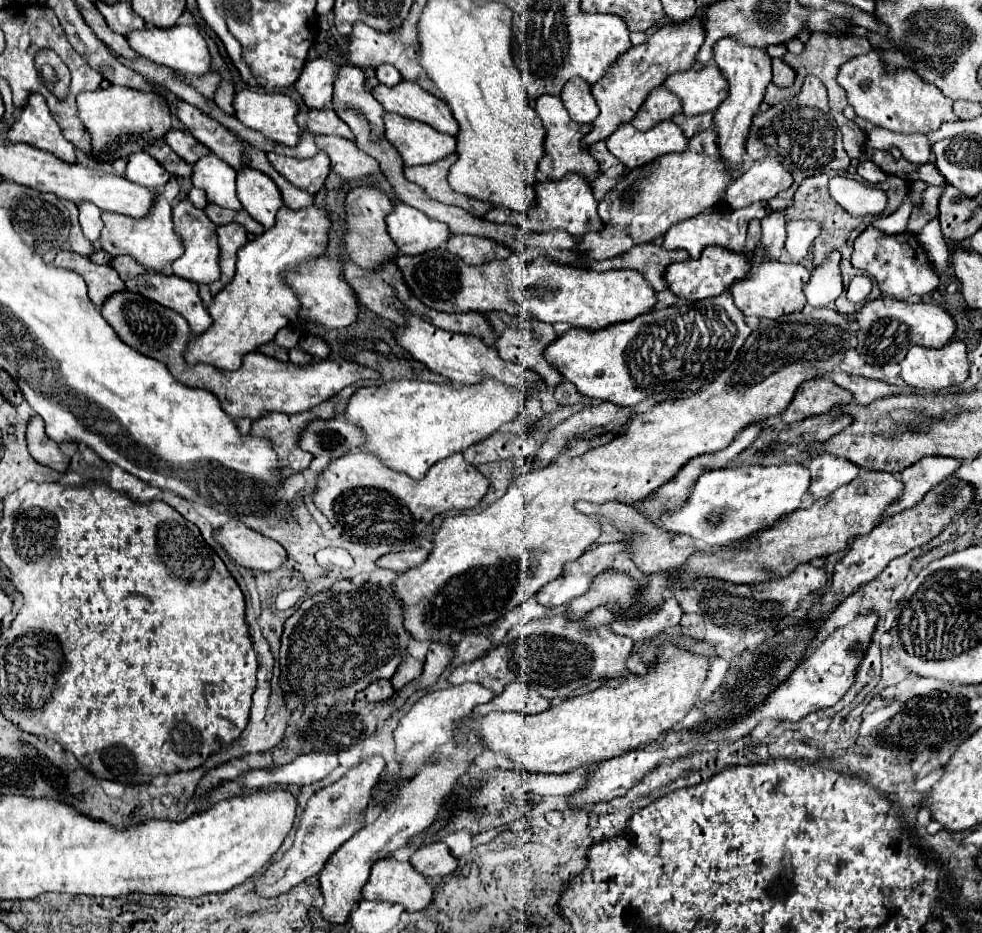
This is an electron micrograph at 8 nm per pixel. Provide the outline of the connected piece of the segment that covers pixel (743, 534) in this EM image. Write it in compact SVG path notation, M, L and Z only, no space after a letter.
M792 463L792 465L736 465L736 467L724 467L724 469L714 469L714 471L706 471L700 475L700 479L696 481L688 503L674 513L662 515L660 525L668 531L676 531L676 533L684 533L690 535L698 541L702 541L708 547L722 547L722 545L730 545L732 541L740 541L746 539L750 535L754 535L760 529L766 529L770 525L774 525L776 521L780 521L784 515L792 513L794 509L798 509L802 505L804 495L808 495L808 487L810 487L810 469L804 467L802 463Z

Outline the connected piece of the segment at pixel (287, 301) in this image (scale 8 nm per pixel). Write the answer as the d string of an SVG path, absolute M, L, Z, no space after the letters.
M316 205L300 211L282 207L276 215L276 225L264 231L260 237L248 241L238 251L234 279L214 297L212 305L208 307L214 323L186 351L186 359L190 363L206 361L218 369L234 371L240 367L246 353L272 341L282 327L298 319L300 301L294 289L286 285L286 277L282 273L300 267L308 259L324 255L330 227L326 217L328 213Z

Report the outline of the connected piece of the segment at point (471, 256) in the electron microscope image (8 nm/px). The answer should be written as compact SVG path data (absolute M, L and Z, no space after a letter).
M452 235L448 239L448 249L462 257L468 265L482 265L488 255L494 259L508 259L512 255L512 249L506 245L496 245L496 241L476 235Z

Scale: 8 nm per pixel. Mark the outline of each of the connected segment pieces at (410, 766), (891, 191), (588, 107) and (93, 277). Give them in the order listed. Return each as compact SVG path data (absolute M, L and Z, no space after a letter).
M464 683L464 685L448 685L446 689L430 691L420 701L416 701L414 707L400 719L400 725L394 731L396 755L404 763L398 777L400 779L414 777L416 767L424 763L424 757L428 759L440 745L448 743L452 739L452 729L456 727L456 721L470 715L476 705L488 703L492 697L494 697L494 693L490 689L484 689L482 685Z
M894 175L888 177L888 181L878 183L876 187L880 187L882 191L886 191L886 195L888 195L886 211L882 211L880 215L890 215L890 213L894 213L894 211L902 205L904 195L908 193L908 183L906 183L904 179L900 179L900 177L894 177Z
M572 77L560 95L566 111L576 123L592 123L598 117L598 105L592 97L592 87L582 77Z
M60 251L54 259L54 265L72 269L80 273L88 285L88 297L94 301L94 305L102 305L104 299L116 291L126 289L124 281L118 277L116 269L110 265L96 265L88 257L82 257L72 251Z

